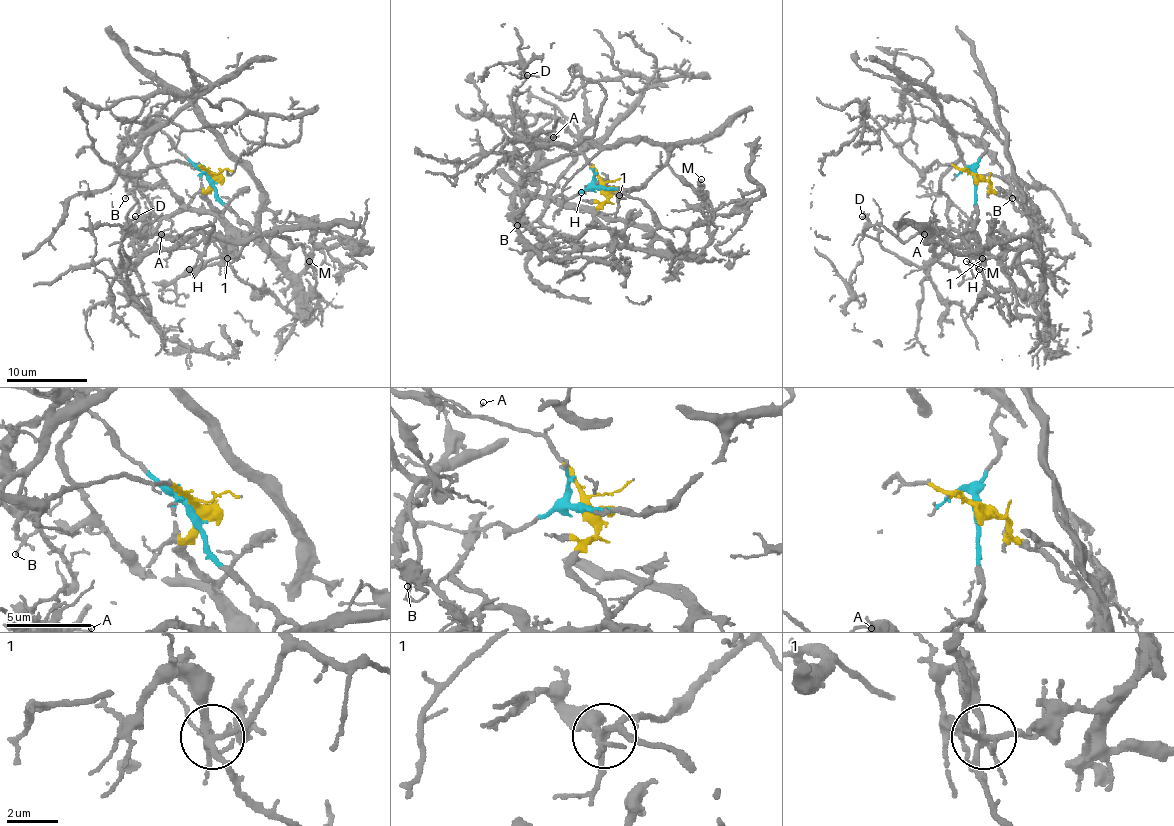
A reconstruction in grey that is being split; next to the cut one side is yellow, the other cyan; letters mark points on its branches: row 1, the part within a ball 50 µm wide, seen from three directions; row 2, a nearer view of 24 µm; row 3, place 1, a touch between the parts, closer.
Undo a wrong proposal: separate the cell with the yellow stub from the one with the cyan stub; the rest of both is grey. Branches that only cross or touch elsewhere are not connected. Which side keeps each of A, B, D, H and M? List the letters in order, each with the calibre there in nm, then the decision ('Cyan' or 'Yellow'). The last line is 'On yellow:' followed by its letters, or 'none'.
A: Thickness 80 nm. Cyan
B: Thickness 80 nm. Yellow
D: Thickness 150 nm. Cyan
H: Thickness 120 nm. Yellow
M: Thickness 160 nm. Cyan
On yellow: B, H

